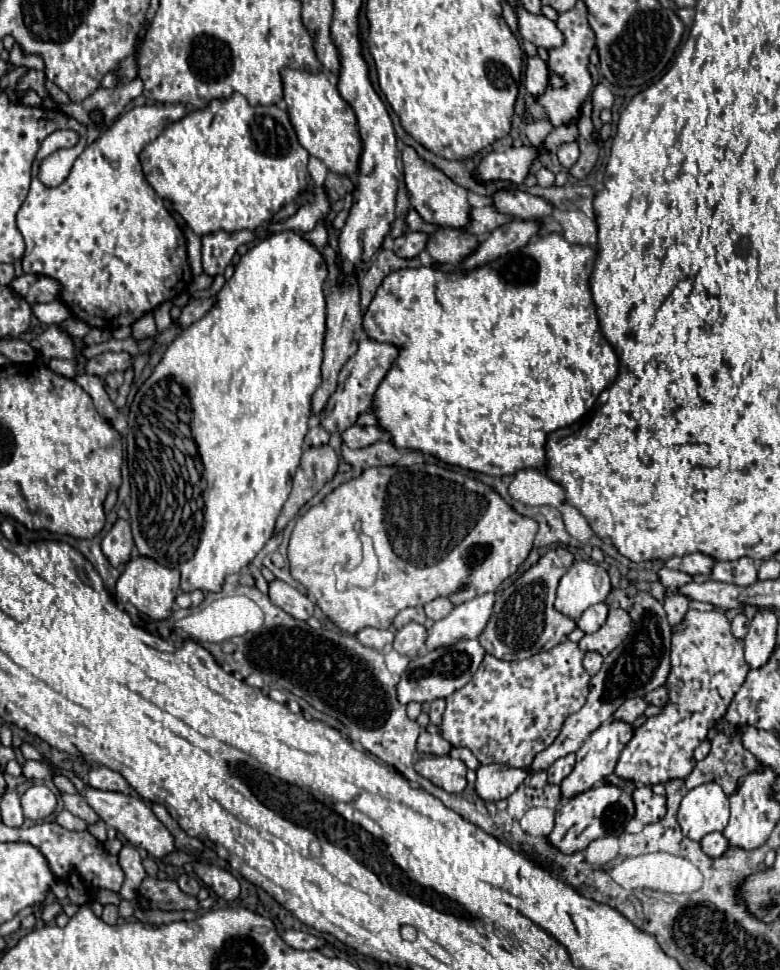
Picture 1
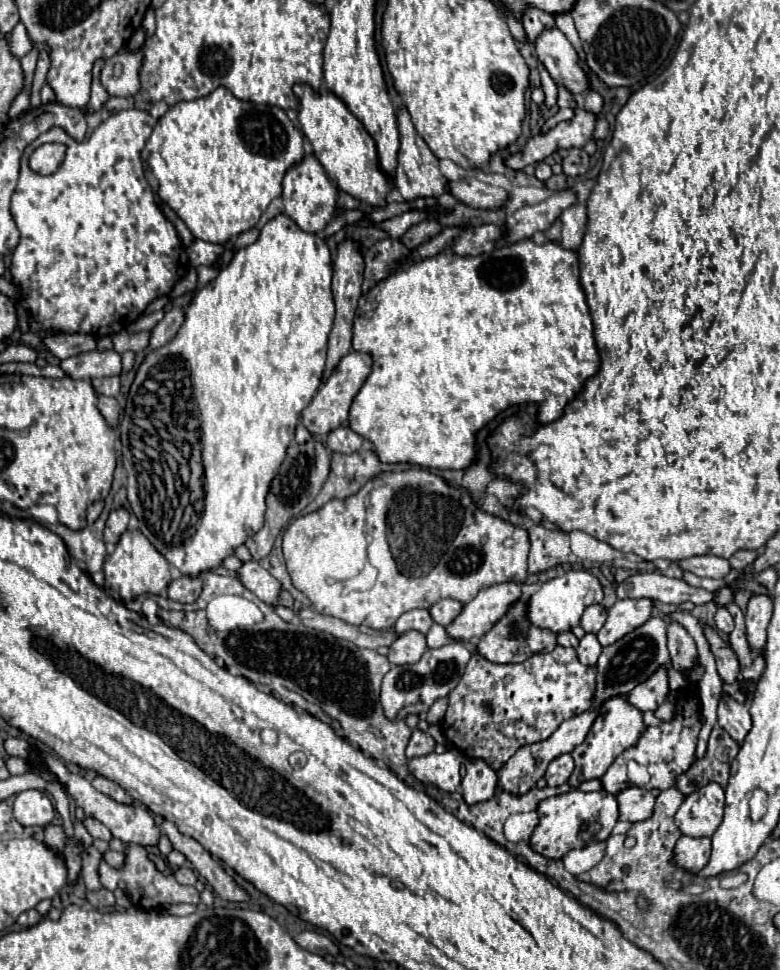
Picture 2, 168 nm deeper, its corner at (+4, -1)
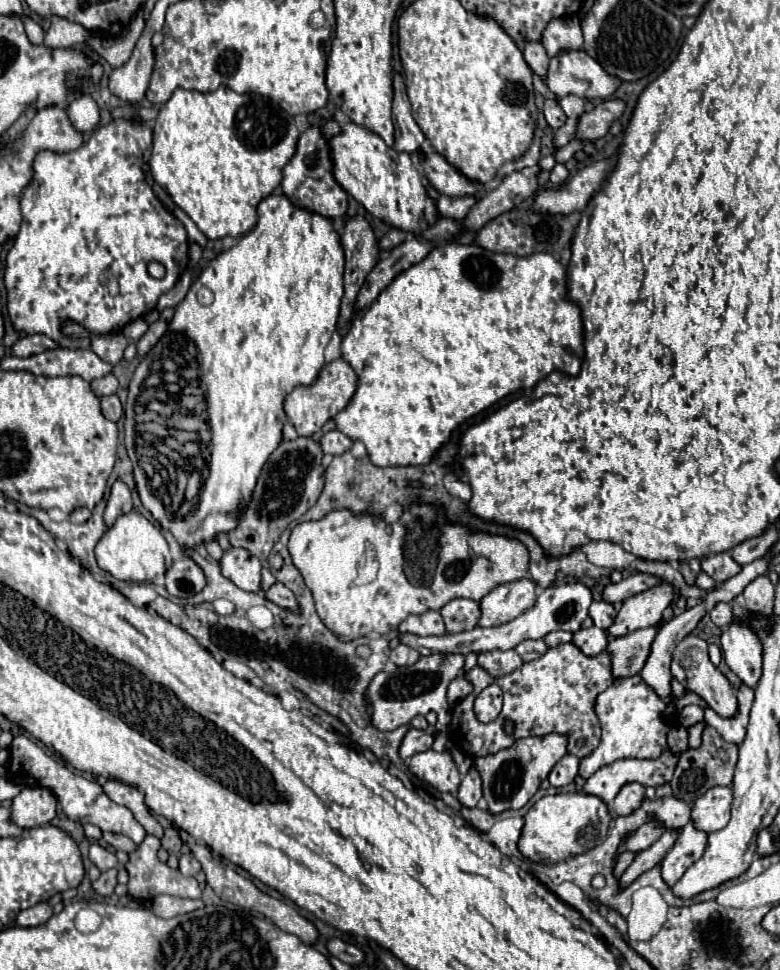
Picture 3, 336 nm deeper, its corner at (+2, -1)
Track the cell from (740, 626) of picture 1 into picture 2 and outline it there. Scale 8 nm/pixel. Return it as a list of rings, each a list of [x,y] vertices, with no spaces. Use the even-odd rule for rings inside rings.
[[[724,607],[718,609],[714,621],[716,621],[716,627],[718,627],[720,631],[724,631],[726,635],[730,635],[730,631],[734,631],[734,619],[732,619],[732,615],[730,615]]]

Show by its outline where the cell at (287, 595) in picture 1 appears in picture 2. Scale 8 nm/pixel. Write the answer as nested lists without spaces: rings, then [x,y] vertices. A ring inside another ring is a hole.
[[[248,561],[238,571],[238,577],[244,587],[248,587],[260,601],[268,605],[280,605],[282,585],[256,561]]]

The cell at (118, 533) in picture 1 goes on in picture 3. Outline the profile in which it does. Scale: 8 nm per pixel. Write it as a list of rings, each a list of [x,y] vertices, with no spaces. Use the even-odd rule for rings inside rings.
[[[118,479],[110,489],[110,499],[108,499],[108,505],[104,511],[104,521],[110,527],[118,515],[124,515],[130,511],[132,511],[132,493],[130,493],[128,485]]]

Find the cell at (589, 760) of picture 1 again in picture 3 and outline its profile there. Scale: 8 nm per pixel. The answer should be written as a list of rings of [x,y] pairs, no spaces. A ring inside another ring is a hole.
[[[634,675],[632,679],[616,679],[606,691],[602,691],[594,701],[594,711],[600,719],[602,727],[602,739],[594,753],[580,759],[580,775],[588,779],[594,775],[600,767],[614,763],[616,759],[656,759],[656,755],[662,755],[666,751],[666,735],[670,731],[670,725],[664,717],[666,701],[648,687],[640,675]]]

